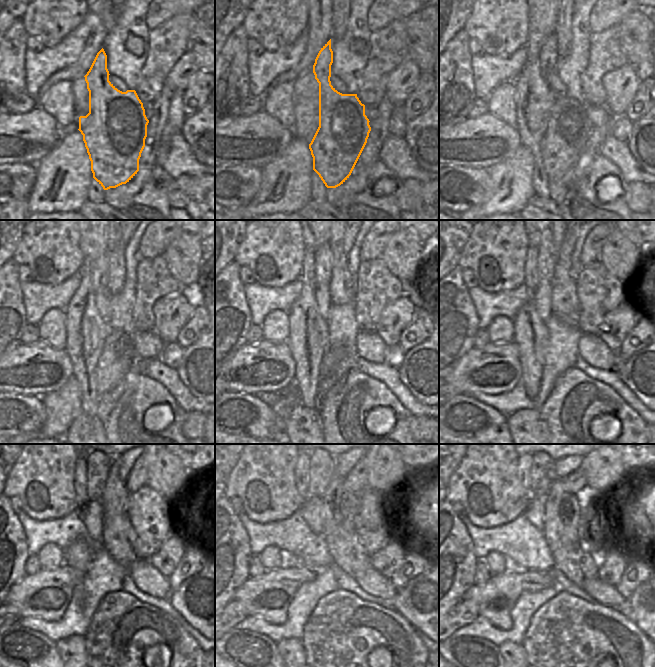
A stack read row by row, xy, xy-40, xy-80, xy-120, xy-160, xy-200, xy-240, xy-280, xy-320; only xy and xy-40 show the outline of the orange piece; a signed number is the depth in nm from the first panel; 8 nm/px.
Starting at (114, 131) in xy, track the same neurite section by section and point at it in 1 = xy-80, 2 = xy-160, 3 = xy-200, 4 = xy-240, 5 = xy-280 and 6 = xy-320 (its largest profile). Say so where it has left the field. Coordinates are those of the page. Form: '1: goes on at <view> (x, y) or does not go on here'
1: goes on at xy-80 (568, 129)
2: goes on at xy-160 (336, 362)
3: goes on at xy-200 (547, 254)
4: goes on at xy-240 (98, 464)
5: goes on at xy-280 (321, 464)
6: goes on at xy-320 (542, 474)

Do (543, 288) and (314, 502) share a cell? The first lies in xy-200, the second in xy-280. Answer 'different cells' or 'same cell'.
same cell

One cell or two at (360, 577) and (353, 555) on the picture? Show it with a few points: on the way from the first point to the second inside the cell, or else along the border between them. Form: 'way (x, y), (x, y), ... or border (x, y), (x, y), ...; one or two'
border (370, 567), (352, 575); two

